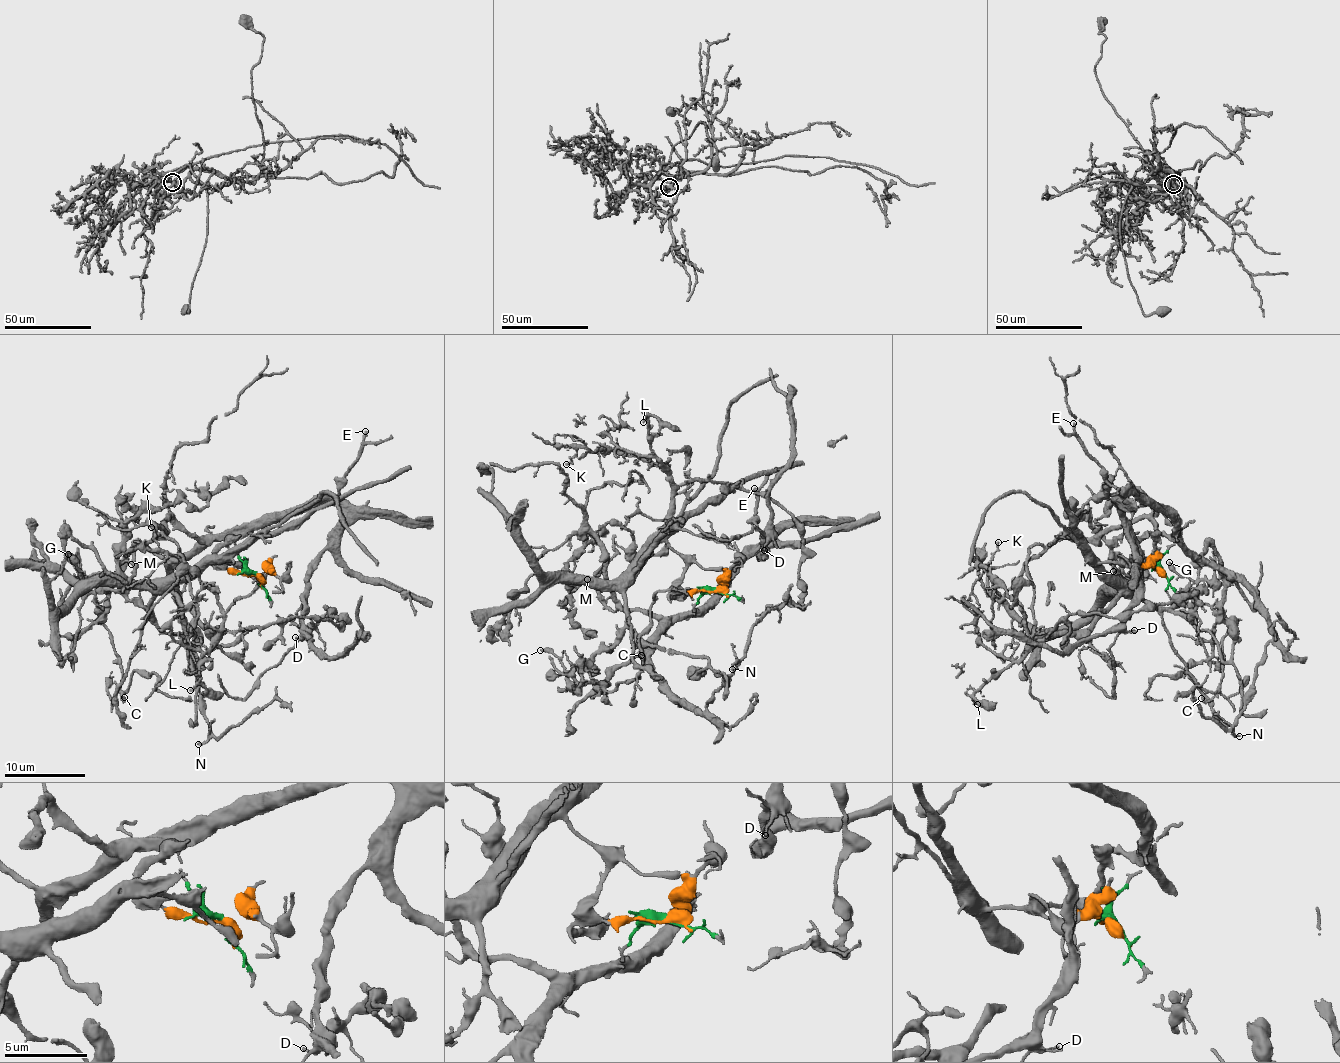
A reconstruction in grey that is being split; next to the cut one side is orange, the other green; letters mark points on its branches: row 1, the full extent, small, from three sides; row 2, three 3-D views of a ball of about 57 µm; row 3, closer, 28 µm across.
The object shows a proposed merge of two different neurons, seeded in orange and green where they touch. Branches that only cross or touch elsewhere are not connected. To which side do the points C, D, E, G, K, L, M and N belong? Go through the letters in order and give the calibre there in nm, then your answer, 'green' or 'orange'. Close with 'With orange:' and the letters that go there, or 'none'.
C: 150 nm thick; green
D: 100 nm thick; green
E: 170 nm thick; green
G: 300 nm thick; orange
K: 140 nm thick; orange
L: 180 nm thick; orange
M: 120 nm thick; orange
N: 140 nm thick; green
With orange: G, K, L, M

